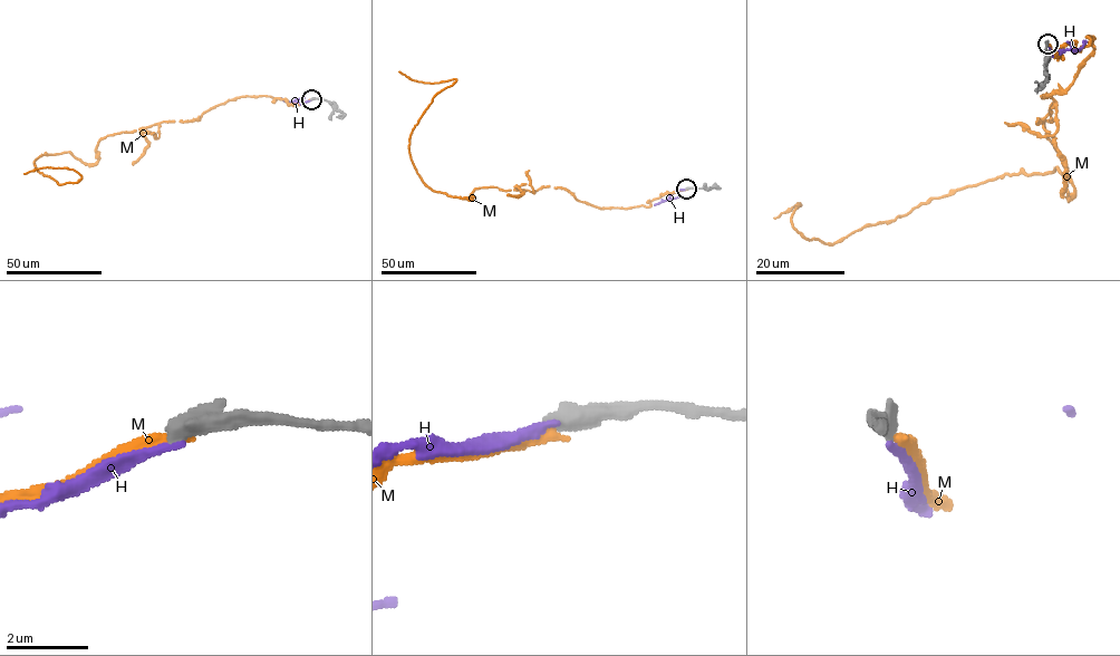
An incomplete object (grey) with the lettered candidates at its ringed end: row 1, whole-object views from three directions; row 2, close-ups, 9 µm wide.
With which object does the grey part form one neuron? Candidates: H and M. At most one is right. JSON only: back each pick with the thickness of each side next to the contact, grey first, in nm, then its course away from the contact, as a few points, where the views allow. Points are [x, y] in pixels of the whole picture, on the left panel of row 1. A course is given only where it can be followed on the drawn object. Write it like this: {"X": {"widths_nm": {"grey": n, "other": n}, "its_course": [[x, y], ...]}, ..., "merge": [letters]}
{"merge": []}

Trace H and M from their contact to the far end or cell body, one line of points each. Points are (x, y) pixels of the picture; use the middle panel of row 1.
H: (686, 189), (675, 190), (667, 200), (654, 204)
M: (686, 189), (601, 209), (560, 187), (433, 191), (409, 137), (456, 79), (399, 71)

